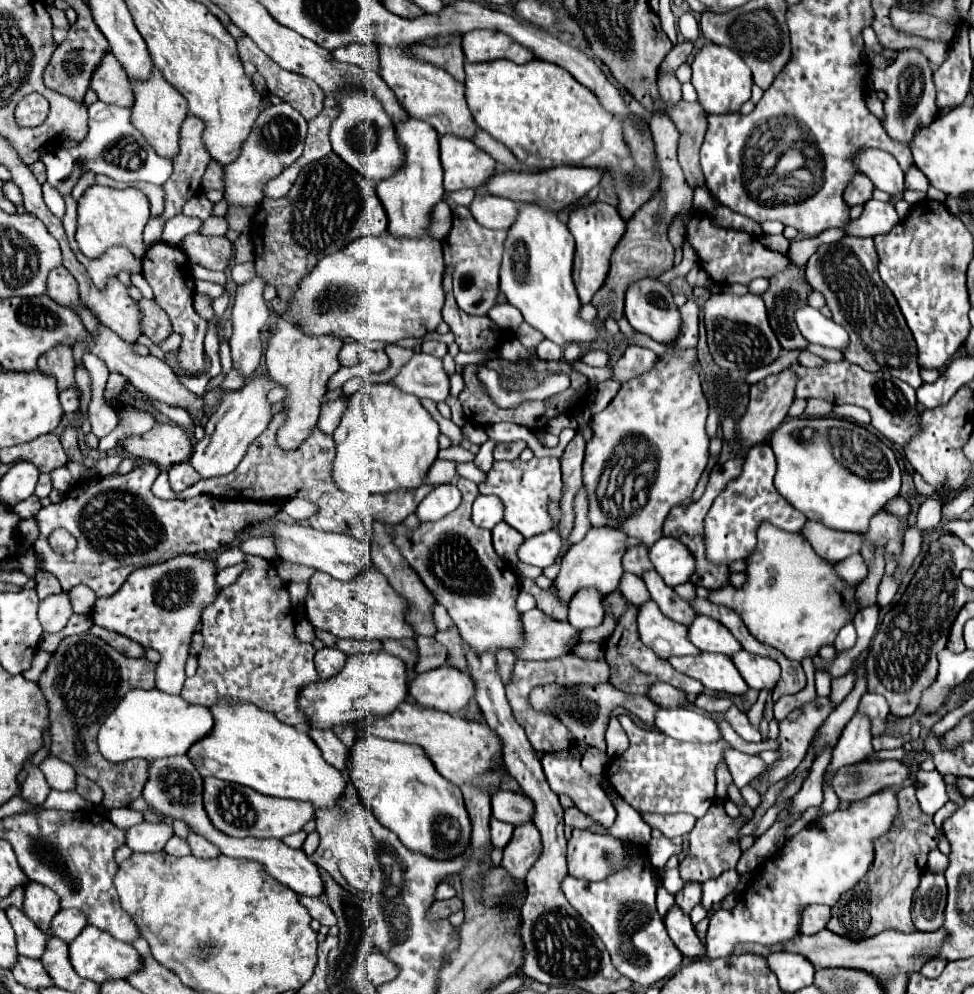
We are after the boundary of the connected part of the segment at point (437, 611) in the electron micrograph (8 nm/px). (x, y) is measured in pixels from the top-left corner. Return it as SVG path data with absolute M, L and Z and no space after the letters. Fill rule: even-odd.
M434 602L434 606L432 606L432 616L434 616L434 624L436 624L436 628L446 630L446 628L452 626L452 618L448 616L446 608L444 608L442 604L438 604L438 602Z

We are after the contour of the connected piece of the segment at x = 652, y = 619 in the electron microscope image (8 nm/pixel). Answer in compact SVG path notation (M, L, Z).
M656 602L640 606L638 630L640 630L640 640L664 660L668 660L670 656L700 654L700 650L688 640L688 628L664 616Z

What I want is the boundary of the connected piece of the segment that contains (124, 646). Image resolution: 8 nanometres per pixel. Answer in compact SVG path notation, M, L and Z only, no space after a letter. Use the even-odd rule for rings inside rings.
M92 626L92 634L94 636L100 636L104 638L104 642L108 642L112 648L116 648L118 652L126 654L126 656L134 656L134 658L142 658L144 656L144 648L140 644L136 644L134 640L126 638L126 636L120 636L120 634L114 634L106 628L100 628L100 626Z

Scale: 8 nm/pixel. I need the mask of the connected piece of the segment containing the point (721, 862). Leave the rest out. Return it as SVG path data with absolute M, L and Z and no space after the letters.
M713 803L708 809L708 814L700 818L690 832L690 854L680 862L680 878L684 882L706 882L710 878L720 876L726 870L736 868L740 860L740 846L738 846L738 830L748 824L750 820L746 816L730 818L724 810L722 803Z

